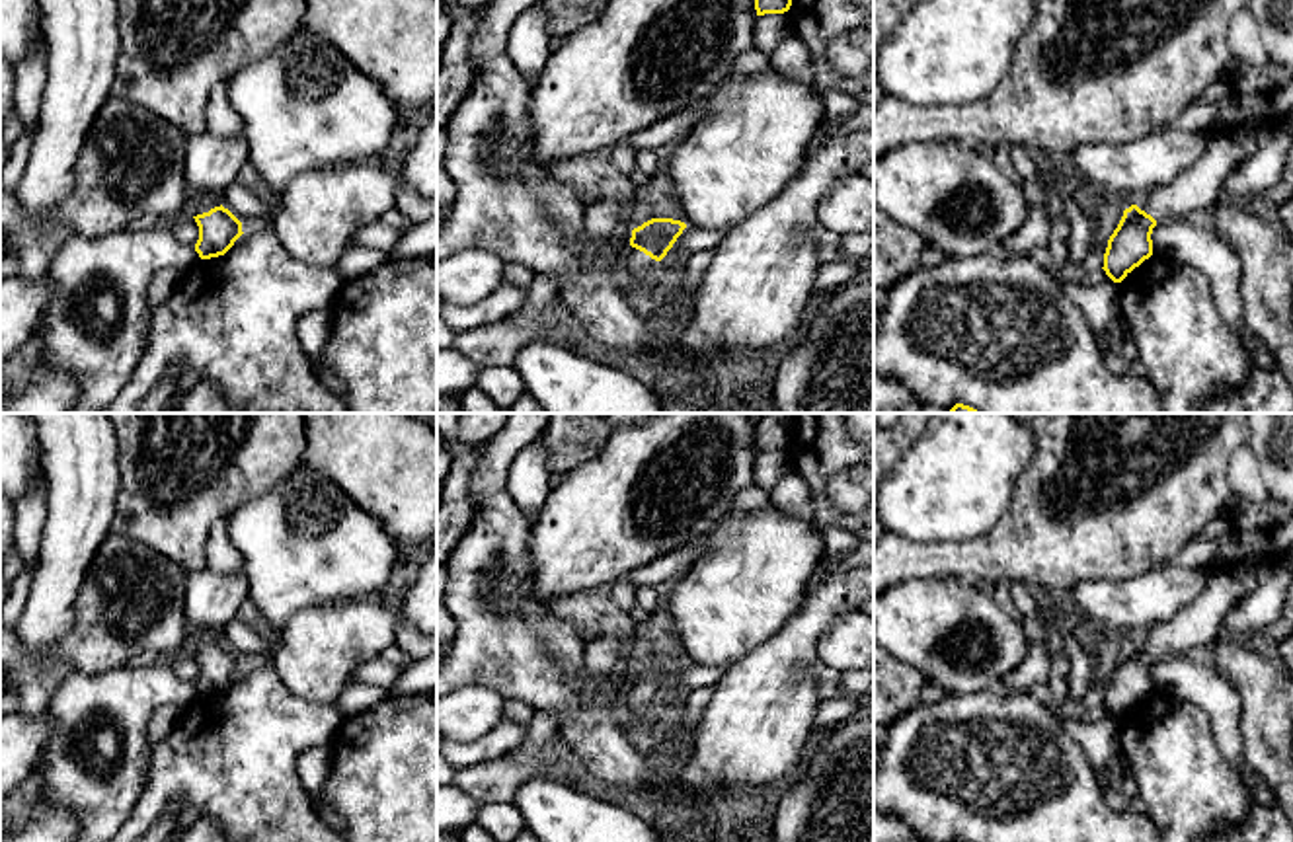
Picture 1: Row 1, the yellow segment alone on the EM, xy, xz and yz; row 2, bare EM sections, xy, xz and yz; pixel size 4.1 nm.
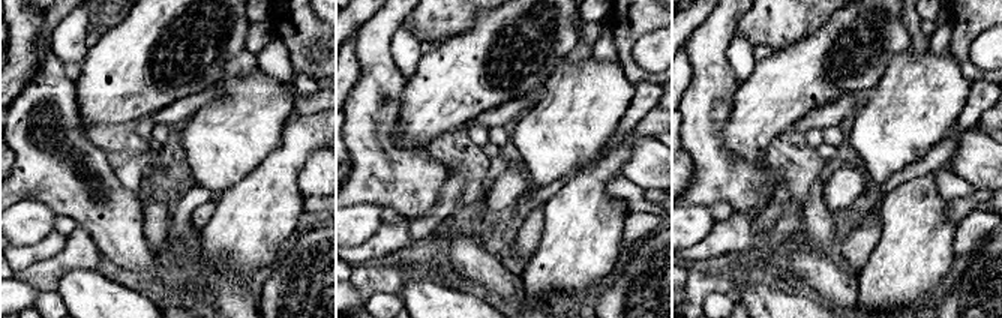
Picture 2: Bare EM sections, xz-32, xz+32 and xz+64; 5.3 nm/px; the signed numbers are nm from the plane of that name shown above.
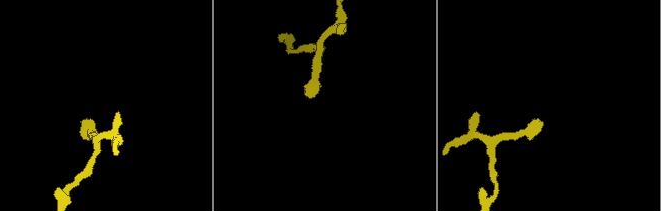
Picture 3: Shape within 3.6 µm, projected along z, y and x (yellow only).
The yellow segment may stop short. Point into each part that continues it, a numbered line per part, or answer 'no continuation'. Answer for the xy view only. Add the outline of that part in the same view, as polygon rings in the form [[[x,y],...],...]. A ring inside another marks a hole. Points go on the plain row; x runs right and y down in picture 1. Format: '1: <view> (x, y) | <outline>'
1: xy (199, 640) | [[[211,630],[191,632],[187,651],[197,653],[220,641],[222,637],[216,632],[211,632]]]

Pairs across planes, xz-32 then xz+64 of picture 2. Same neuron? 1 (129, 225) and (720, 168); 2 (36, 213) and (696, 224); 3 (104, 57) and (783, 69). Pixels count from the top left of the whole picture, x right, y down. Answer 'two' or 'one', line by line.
1: one
2: one
3: one

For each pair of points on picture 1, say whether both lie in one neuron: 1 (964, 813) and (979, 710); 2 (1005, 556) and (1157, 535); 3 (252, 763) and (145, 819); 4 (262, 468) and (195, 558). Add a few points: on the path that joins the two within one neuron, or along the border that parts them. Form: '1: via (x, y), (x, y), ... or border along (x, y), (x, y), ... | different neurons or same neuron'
1: via (970, 788), (970, 772), (979, 763), (981, 735) | same neuron
2: via (1042, 540), (1054, 535), (1120, 535) | same neuron
3: via (225, 763), (194, 765), (166, 792) | same neuron
4: via (236, 482), (195, 523), (195, 533) | same neuron

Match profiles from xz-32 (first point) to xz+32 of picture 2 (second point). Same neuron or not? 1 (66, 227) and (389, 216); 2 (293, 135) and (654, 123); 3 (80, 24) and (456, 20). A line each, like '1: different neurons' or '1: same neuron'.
1: same neuron
2: same neuron
3: different neurons

